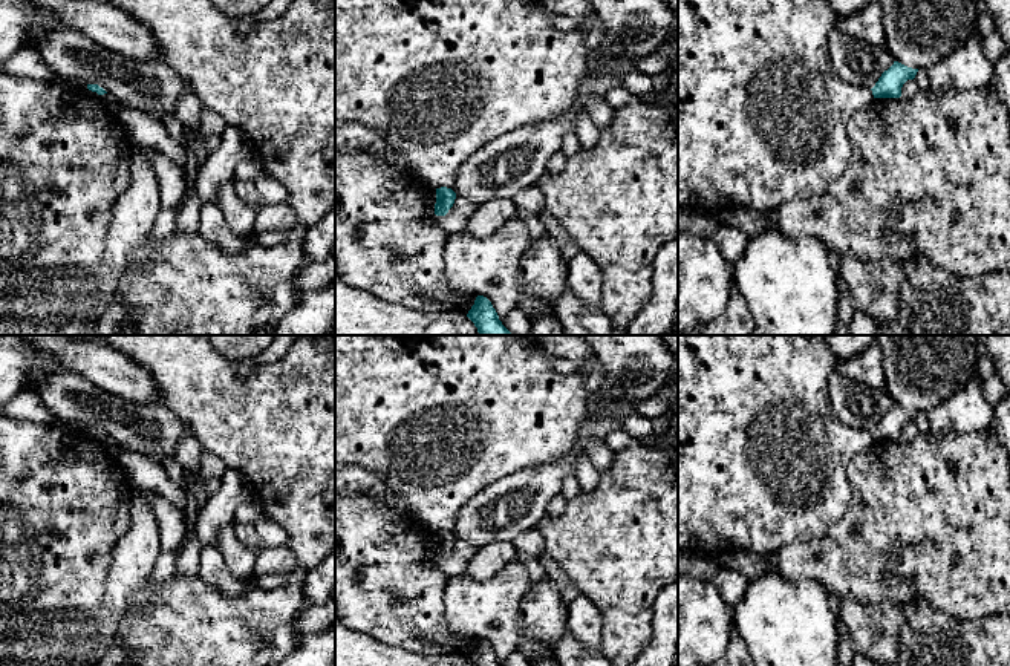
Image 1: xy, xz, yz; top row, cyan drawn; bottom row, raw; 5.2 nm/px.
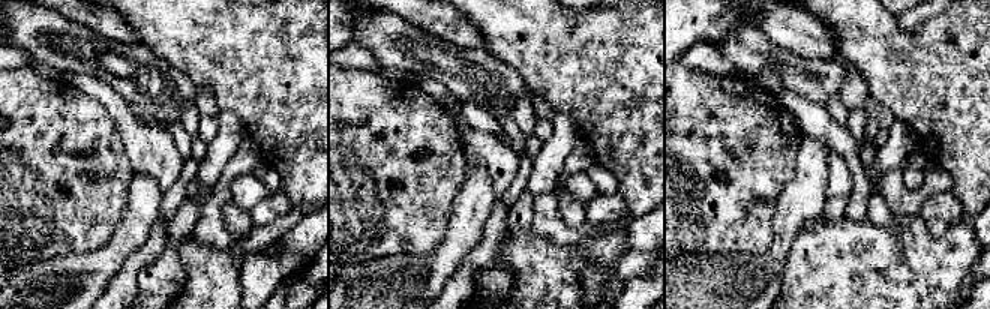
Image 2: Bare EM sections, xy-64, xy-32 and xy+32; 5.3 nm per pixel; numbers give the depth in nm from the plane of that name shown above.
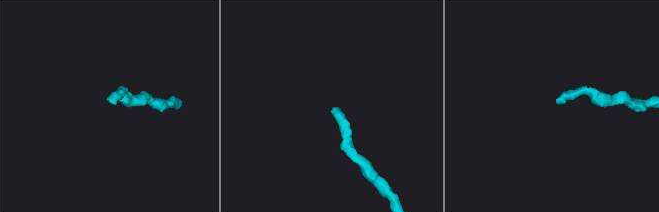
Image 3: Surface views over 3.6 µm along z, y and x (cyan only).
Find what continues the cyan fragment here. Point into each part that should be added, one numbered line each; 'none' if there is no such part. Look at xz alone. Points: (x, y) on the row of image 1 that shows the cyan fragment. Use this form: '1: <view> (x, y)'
none

